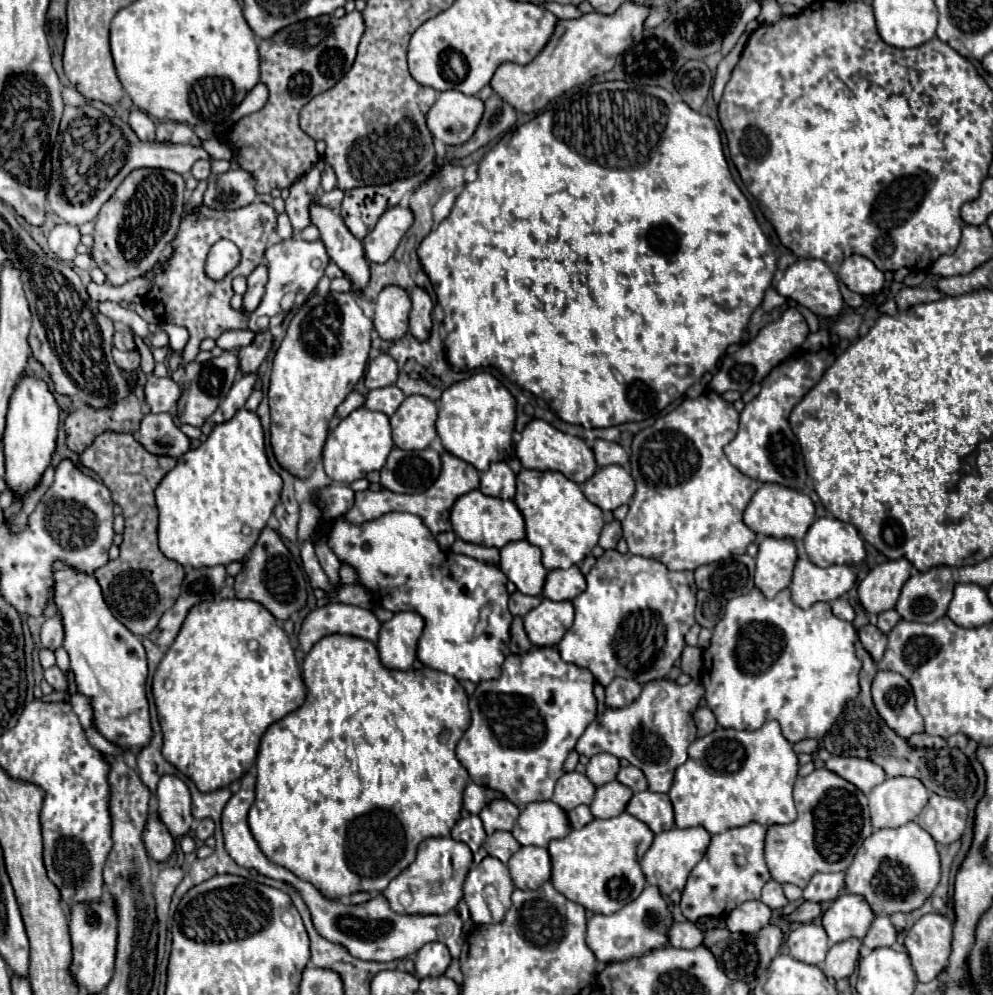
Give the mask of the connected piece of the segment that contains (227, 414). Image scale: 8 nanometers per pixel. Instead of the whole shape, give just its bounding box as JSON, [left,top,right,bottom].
[211,373,258,424]

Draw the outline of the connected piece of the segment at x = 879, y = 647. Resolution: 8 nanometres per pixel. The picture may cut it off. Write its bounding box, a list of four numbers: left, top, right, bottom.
[858,623,886,663]

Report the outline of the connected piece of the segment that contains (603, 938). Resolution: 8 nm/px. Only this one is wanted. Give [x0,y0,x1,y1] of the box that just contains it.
[586,885,674,963]

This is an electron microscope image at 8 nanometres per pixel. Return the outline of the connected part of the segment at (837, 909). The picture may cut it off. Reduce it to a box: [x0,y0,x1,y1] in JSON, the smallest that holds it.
[822,895,874,943]

